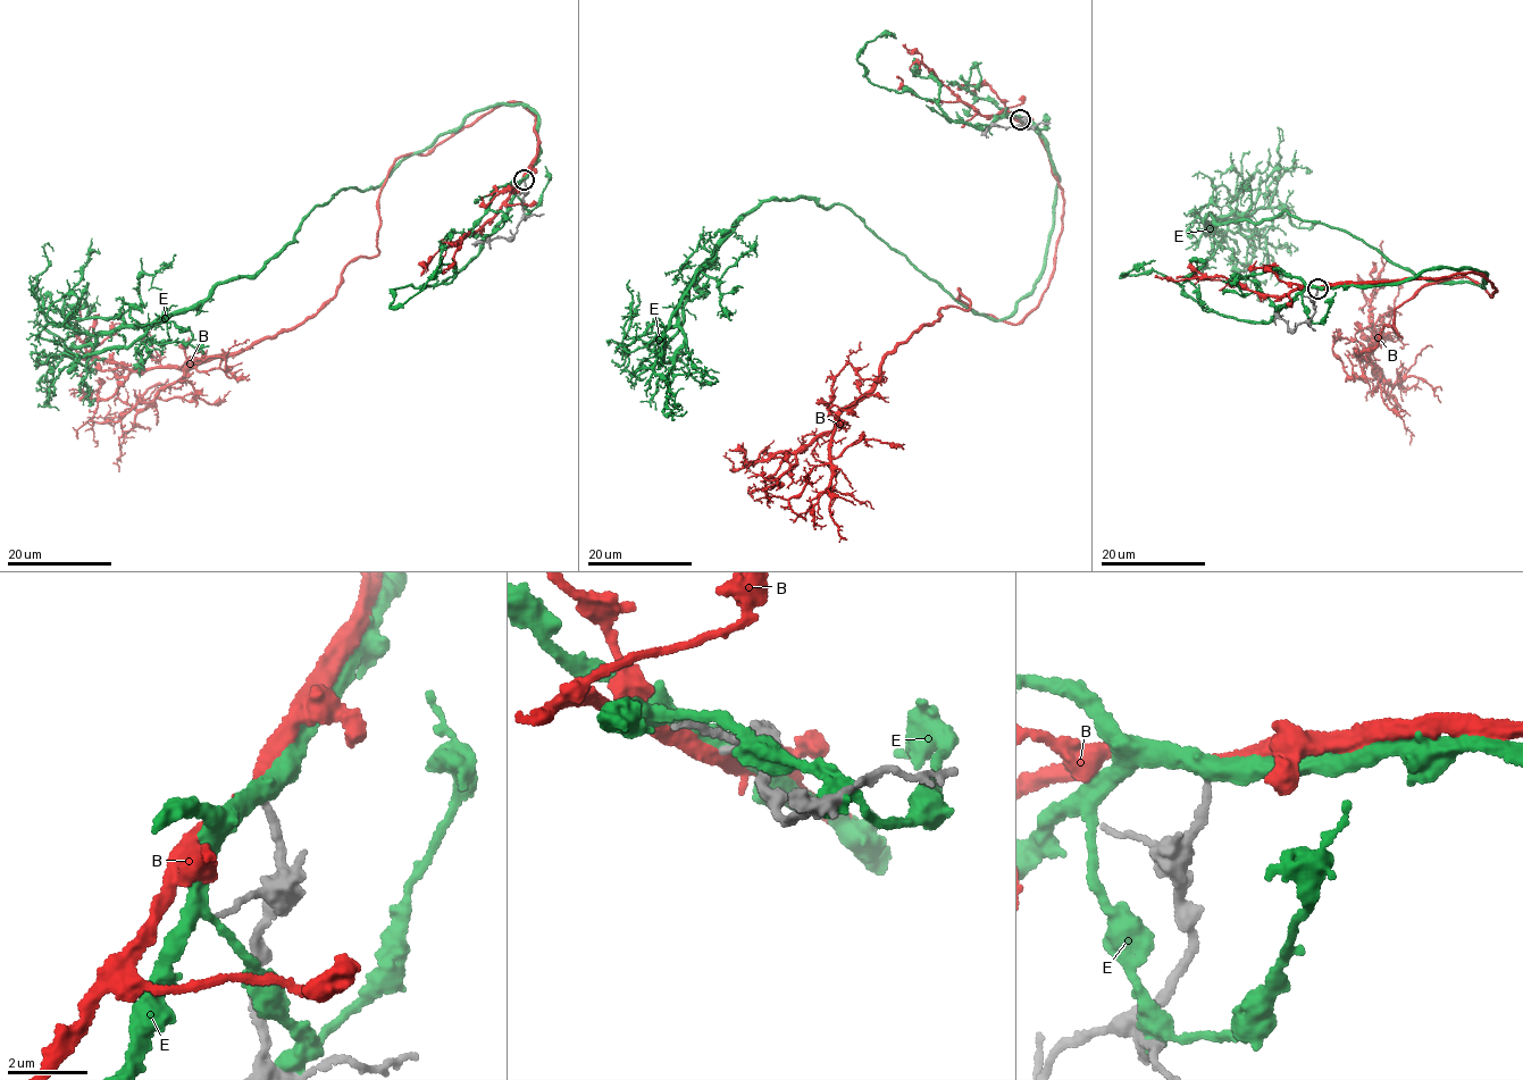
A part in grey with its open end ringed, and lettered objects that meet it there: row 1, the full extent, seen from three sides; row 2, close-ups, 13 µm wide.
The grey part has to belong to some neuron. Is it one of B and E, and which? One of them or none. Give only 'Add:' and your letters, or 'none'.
Add: B

